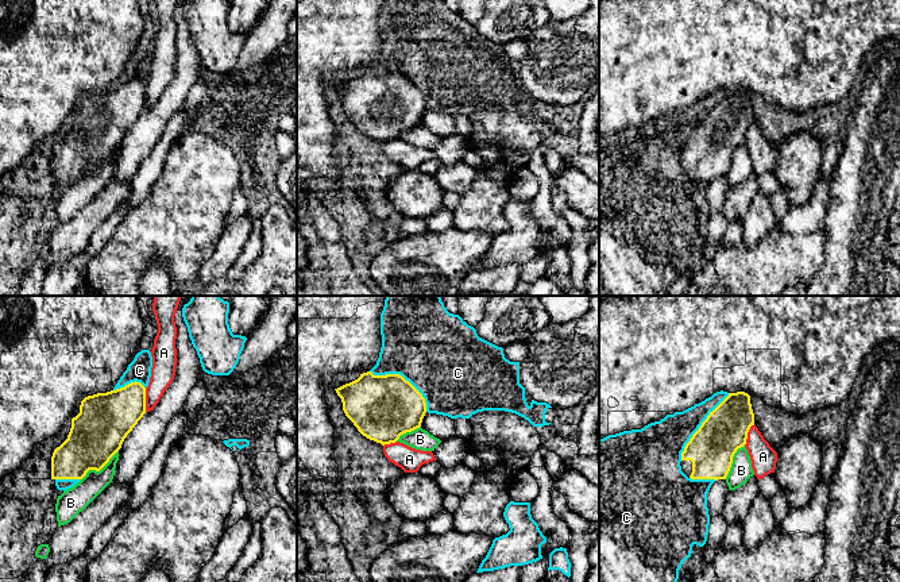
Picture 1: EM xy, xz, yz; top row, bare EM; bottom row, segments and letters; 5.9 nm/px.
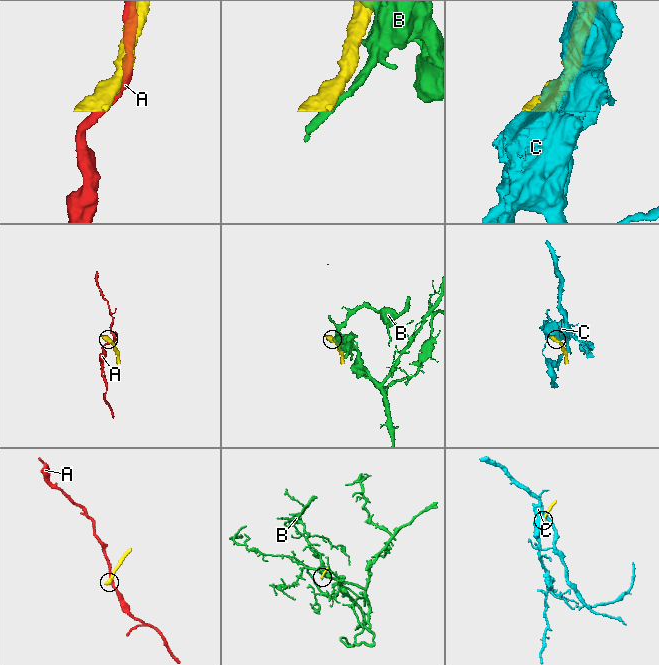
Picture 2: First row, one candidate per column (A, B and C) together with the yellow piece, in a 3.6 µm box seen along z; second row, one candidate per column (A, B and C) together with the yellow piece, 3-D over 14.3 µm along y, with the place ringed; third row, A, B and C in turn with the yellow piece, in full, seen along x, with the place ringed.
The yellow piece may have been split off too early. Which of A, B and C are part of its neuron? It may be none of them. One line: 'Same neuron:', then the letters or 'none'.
Same neuron: none

